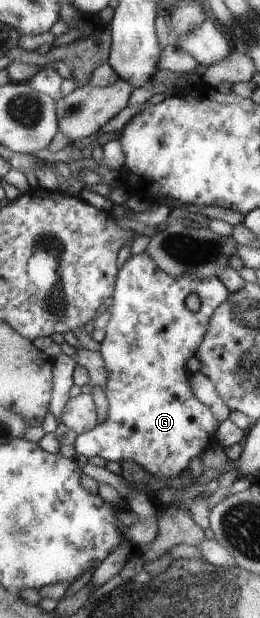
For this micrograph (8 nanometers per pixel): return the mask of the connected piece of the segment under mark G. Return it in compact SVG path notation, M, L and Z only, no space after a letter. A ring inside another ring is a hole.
M147 252L133 254L118 270L115 292L110 302L109 320L102 323L105 340L102 340L101 356L105 360L107 384L105 394L109 402L107 418L93 430L79 434L72 444L77 455L91 458L101 456L107 463L135 462L144 472L167 478L179 477L189 468L193 458L200 458L207 448L216 442L219 422L211 408L201 404L189 386L187 360L199 350L199 344L206 338L210 320L218 307L229 298L227 288L219 278L199 278L191 274L171 276L158 263L148 257ZM195 293L200 299L197 312L189 310L185 298Z

